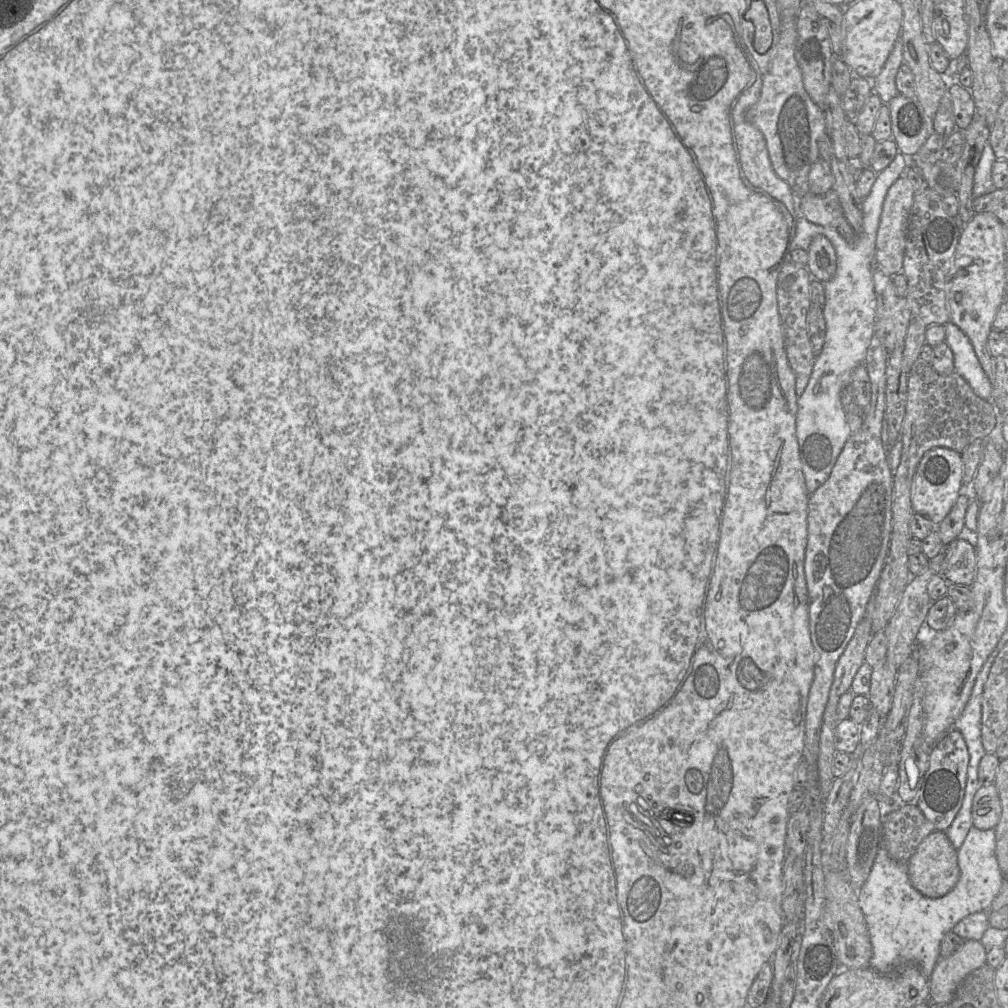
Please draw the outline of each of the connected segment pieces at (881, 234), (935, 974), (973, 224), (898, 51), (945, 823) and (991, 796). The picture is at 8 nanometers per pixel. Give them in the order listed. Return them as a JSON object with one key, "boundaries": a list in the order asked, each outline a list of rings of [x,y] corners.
{"boundaries":[[[[900,177],[885,197],[875,245],[875,265],[886,275],[902,272],[906,223],[915,192],[910,181]]],[[[965,940],[962,946],[948,957],[939,957],[929,977],[929,1001],[949,1004],[964,978],[986,964],[987,950],[976,940]]],[[[977,213],[964,224],[953,256],[953,267],[946,276],[945,284],[950,322],[967,335],[981,367],[993,385],[996,359],[988,350],[988,337],[996,313],[1007,296],[1005,230],[993,213]]],[[[900,36],[880,74],[871,80],[873,92],[880,97],[883,103],[889,103],[899,94],[896,88],[896,75],[903,62],[902,38]]],[[[956,728],[949,730],[930,750],[929,767],[919,784],[915,803],[936,830],[946,831],[961,808],[969,759],[966,742]]],[[[994,782],[980,786],[972,803],[973,826],[980,830],[994,829],[1001,813],[1001,801]]]]}

